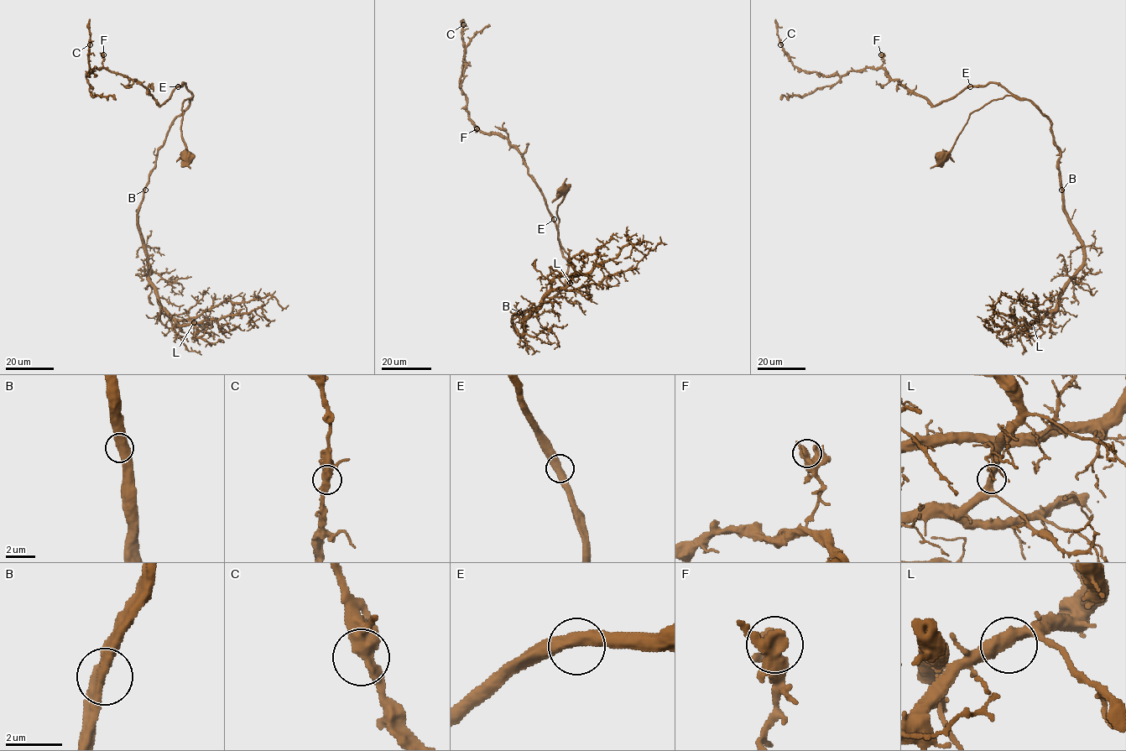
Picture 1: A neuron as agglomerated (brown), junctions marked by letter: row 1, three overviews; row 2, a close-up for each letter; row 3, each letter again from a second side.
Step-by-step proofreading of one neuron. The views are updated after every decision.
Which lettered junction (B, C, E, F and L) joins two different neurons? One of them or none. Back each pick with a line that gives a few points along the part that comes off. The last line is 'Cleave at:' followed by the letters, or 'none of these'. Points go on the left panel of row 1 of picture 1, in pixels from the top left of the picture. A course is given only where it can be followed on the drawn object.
Cleave at: none of these

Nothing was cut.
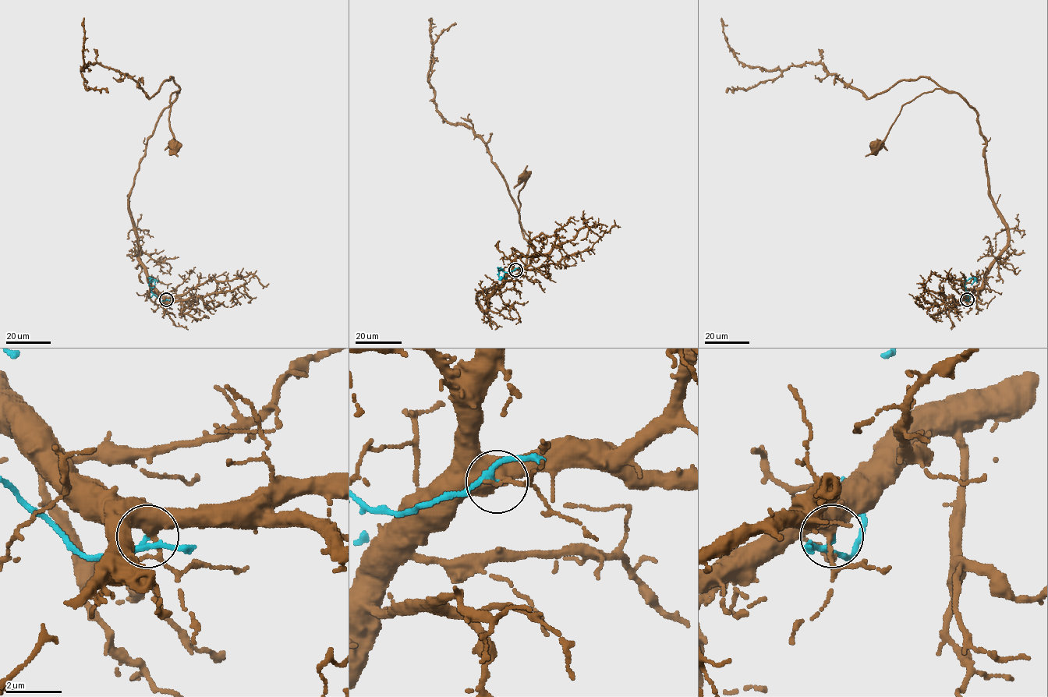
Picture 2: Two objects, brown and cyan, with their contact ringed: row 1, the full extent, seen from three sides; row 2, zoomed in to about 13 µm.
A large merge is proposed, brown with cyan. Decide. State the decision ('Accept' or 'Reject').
Reject

